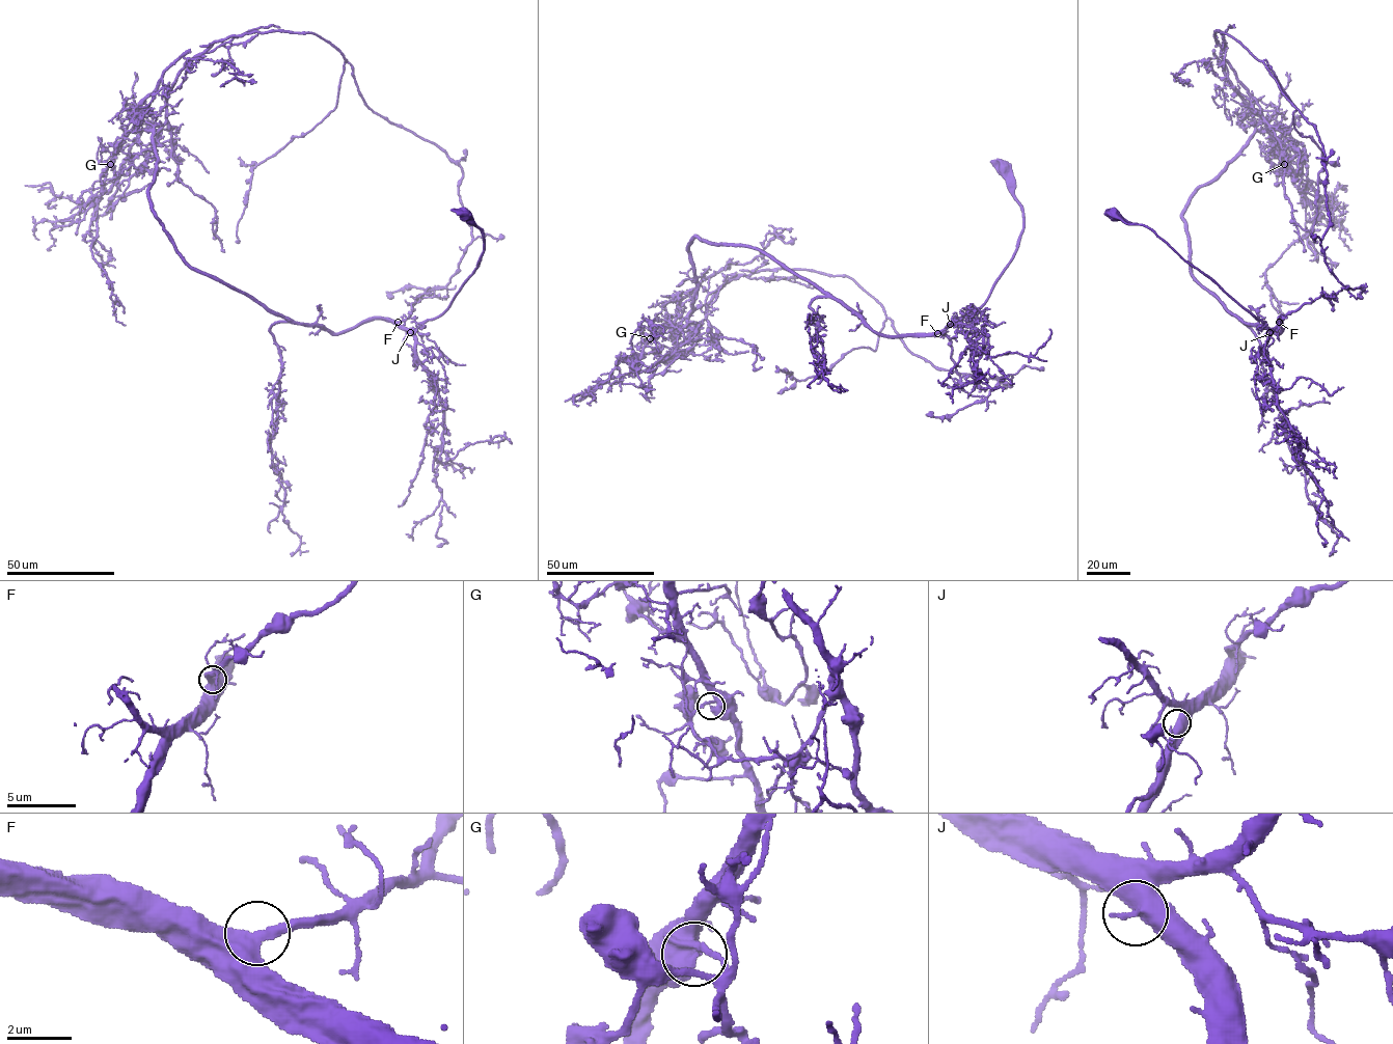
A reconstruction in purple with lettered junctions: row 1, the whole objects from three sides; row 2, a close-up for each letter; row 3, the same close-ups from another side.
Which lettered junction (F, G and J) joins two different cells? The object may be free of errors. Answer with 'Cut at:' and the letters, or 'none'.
Cut at: G

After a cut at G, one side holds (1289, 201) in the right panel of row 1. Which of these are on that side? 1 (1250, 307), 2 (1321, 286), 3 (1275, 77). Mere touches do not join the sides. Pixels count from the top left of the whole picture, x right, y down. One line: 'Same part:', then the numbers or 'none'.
Same part: 3

